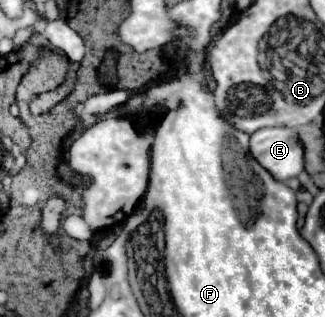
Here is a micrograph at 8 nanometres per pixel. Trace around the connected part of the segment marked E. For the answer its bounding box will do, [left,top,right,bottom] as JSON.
[251,127,305,181]

